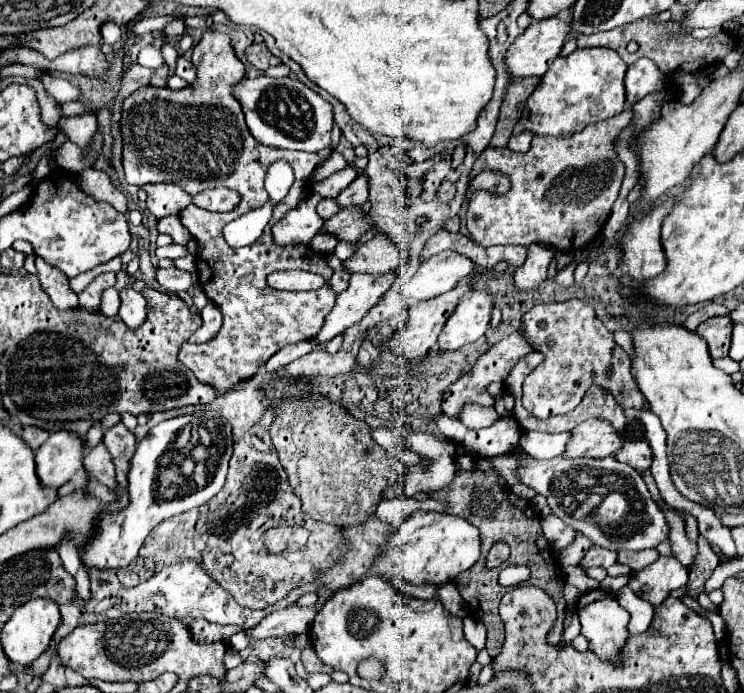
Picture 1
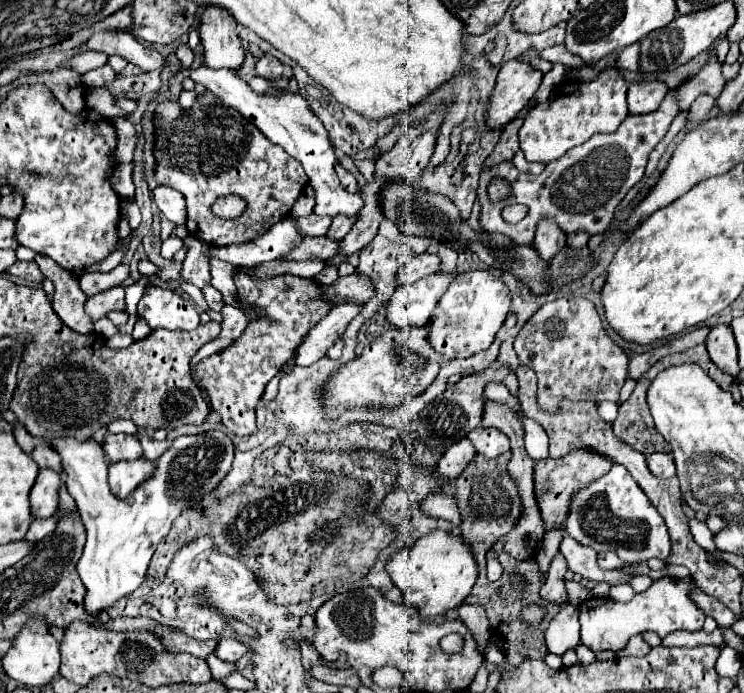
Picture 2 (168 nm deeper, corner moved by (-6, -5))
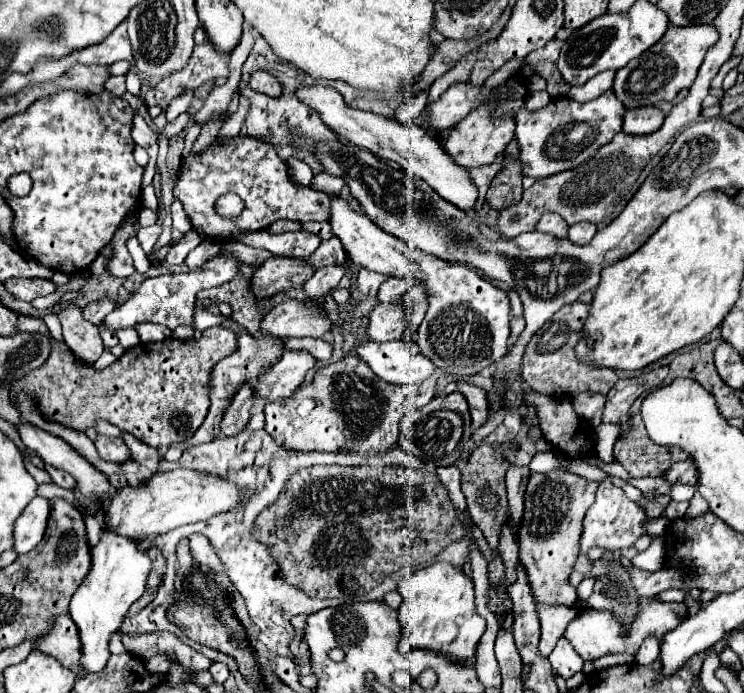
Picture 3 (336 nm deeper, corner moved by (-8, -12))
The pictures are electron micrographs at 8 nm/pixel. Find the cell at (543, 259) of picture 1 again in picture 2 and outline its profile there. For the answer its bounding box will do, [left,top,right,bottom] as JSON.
[533,219,565,263]

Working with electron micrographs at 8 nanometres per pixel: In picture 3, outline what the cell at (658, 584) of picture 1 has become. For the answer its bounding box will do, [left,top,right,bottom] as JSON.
[565,598,689,660]

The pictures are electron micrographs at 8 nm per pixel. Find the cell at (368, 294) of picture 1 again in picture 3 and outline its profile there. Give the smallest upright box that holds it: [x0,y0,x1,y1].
[255,350,315,404]

